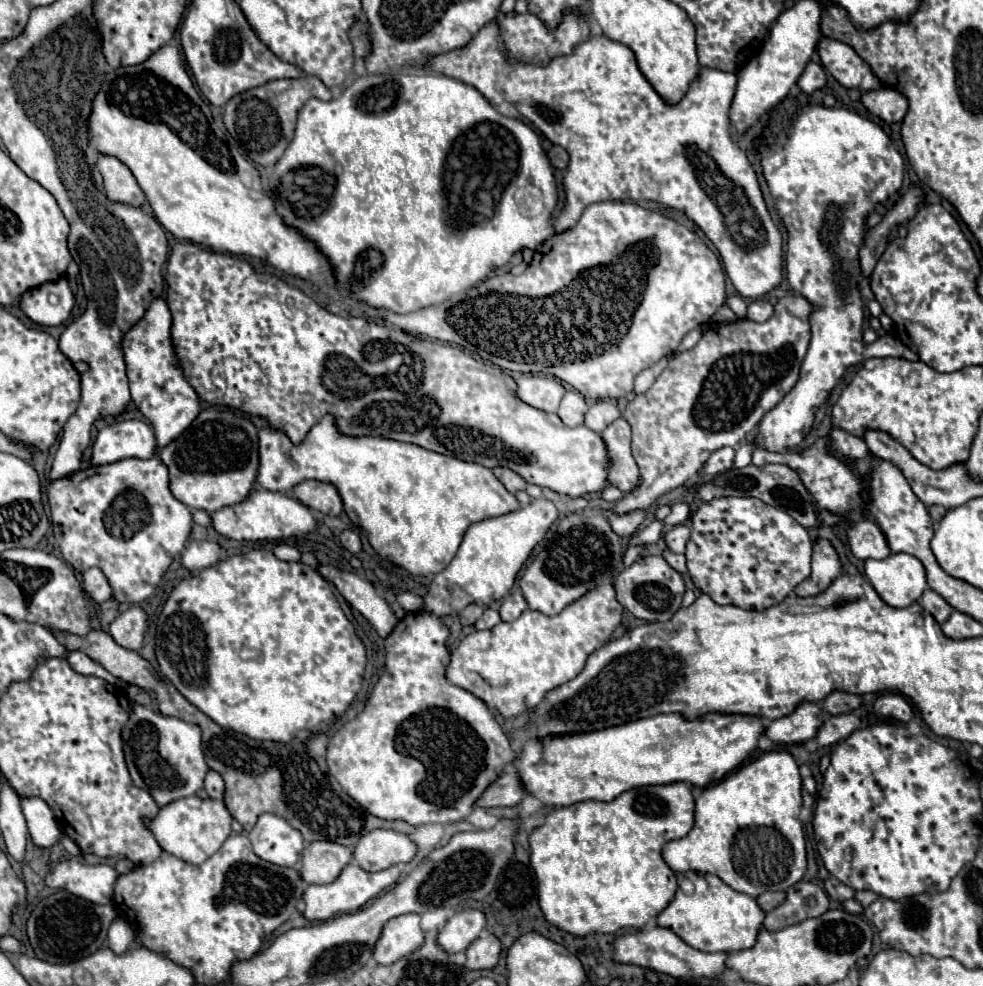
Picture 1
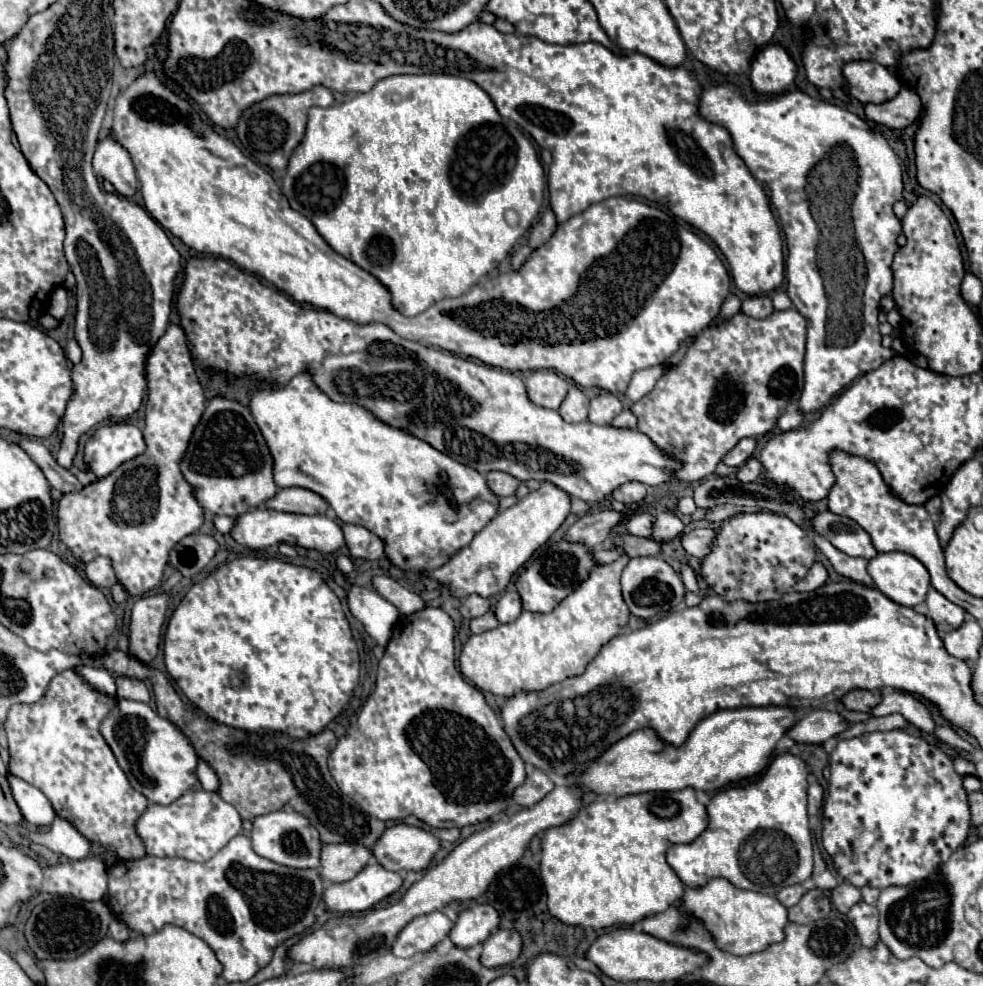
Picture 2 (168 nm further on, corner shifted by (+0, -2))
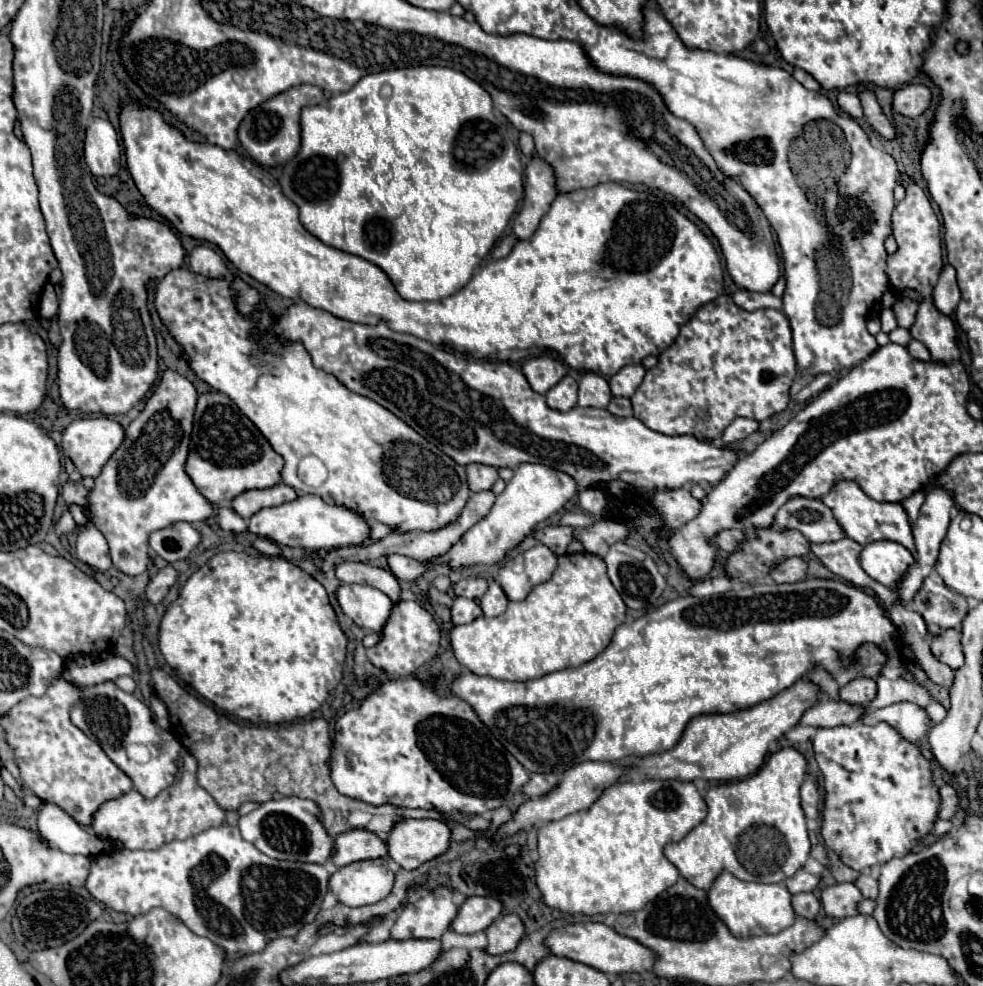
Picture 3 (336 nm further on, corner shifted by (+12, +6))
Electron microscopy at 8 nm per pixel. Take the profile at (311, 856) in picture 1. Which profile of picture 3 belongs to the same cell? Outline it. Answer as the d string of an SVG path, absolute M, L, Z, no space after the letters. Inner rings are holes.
M351 830L335 836L331 862L339 868L357 860L381 858L381 856L387 856L387 846L379 836L367 830Z

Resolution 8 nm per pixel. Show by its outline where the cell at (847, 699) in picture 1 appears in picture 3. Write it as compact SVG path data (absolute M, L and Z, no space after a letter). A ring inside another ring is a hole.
M859 676L839 690L841 700L853 706L867 706L875 698L875 694L877 694L877 684L873 678L867 676Z

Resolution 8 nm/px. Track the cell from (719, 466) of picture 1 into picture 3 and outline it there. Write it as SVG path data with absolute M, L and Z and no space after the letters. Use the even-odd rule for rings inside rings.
M735 418L723 432L721 440L725 446L731 446L735 442L741 442L745 440L749 434L753 434L757 430L757 422L755 420L749 420L749 418Z

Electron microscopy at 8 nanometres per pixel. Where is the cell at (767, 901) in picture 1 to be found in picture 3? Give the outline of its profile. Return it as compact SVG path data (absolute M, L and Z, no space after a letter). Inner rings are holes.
M801 868L801 870L797 870L797 872L795 872L795 876L787 878L783 884L787 886L787 890L789 890L791 894L799 894L799 892L813 892L813 890L817 888L817 884L819 884L819 878L817 878L817 876L813 876L813 874L809 874L809 872L805 872L805 870Z

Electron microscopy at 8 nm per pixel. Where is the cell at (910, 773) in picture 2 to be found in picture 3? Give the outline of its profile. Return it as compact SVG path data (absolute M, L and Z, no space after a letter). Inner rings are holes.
M857 722L851 726L819 728L813 738L813 748L825 786L821 836L825 846L831 848L843 864L857 872L887 864L893 858L907 856L933 832L933 826L939 818L937 814L941 808L941 796L933 778L931 760L921 754L919 746L899 738L899 734L895 734L887 722L879 722L875 726Z

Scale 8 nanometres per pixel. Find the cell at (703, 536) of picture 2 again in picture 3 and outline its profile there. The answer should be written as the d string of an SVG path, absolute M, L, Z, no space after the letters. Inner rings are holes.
M719 530L719 534L715 534L713 542L719 550L723 552L733 552L737 548L737 544L743 540L743 532L741 530Z

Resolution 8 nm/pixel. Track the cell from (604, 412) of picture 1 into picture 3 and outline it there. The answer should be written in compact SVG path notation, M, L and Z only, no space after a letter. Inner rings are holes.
M587 372L579 380L579 406L583 408L607 408L613 394L609 390L609 382L593 372Z

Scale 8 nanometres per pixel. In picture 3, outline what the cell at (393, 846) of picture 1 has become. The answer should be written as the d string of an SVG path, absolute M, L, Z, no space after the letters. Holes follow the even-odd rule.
M397 820L385 838L389 858L405 870L415 870L423 862L443 854L449 848L449 834L449 828L437 820Z

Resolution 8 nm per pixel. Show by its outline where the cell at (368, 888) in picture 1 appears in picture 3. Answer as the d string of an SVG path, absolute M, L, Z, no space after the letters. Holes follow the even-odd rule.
M387 858L351 862L329 878L329 890L345 906L365 906L383 900L393 888Z

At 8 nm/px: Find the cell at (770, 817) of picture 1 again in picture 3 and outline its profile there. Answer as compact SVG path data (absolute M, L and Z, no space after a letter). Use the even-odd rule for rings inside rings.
M781 748L779 752L771 754L767 762L753 776L737 782L711 786L705 794L705 802L709 808L707 818L699 826L695 826L681 842L667 844L663 850L665 858L679 870L683 878L687 878L687 882L691 882L695 888L701 890L709 890L711 882L721 870L731 872L739 880L765 882L765 884L783 882L785 878L793 876L799 868L803 868L811 850L811 842L805 828L805 816L799 804L799 788L805 780L805 774L807 774L805 758L795 748Z

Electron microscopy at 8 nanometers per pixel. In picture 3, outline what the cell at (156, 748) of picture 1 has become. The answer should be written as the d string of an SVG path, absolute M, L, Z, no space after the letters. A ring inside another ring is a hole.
M113 682L79 690L83 692L83 700L79 700L71 712L73 724L81 728L91 740L99 742L105 754L131 778L135 790L145 798L155 798L161 790L171 786L177 774L177 758L181 752L181 744L171 732L157 728L147 704L137 700L133 694L123 692ZM131 744L139 744L149 750L147 762L135 762L127 756L127 746Z

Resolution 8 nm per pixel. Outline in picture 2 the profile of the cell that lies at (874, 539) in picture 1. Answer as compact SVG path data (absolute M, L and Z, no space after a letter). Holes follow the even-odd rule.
M831 510L817 512L811 518L811 528L847 556L871 560L877 554L871 546L871 538L867 538L867 532L855 520L833 514Z

